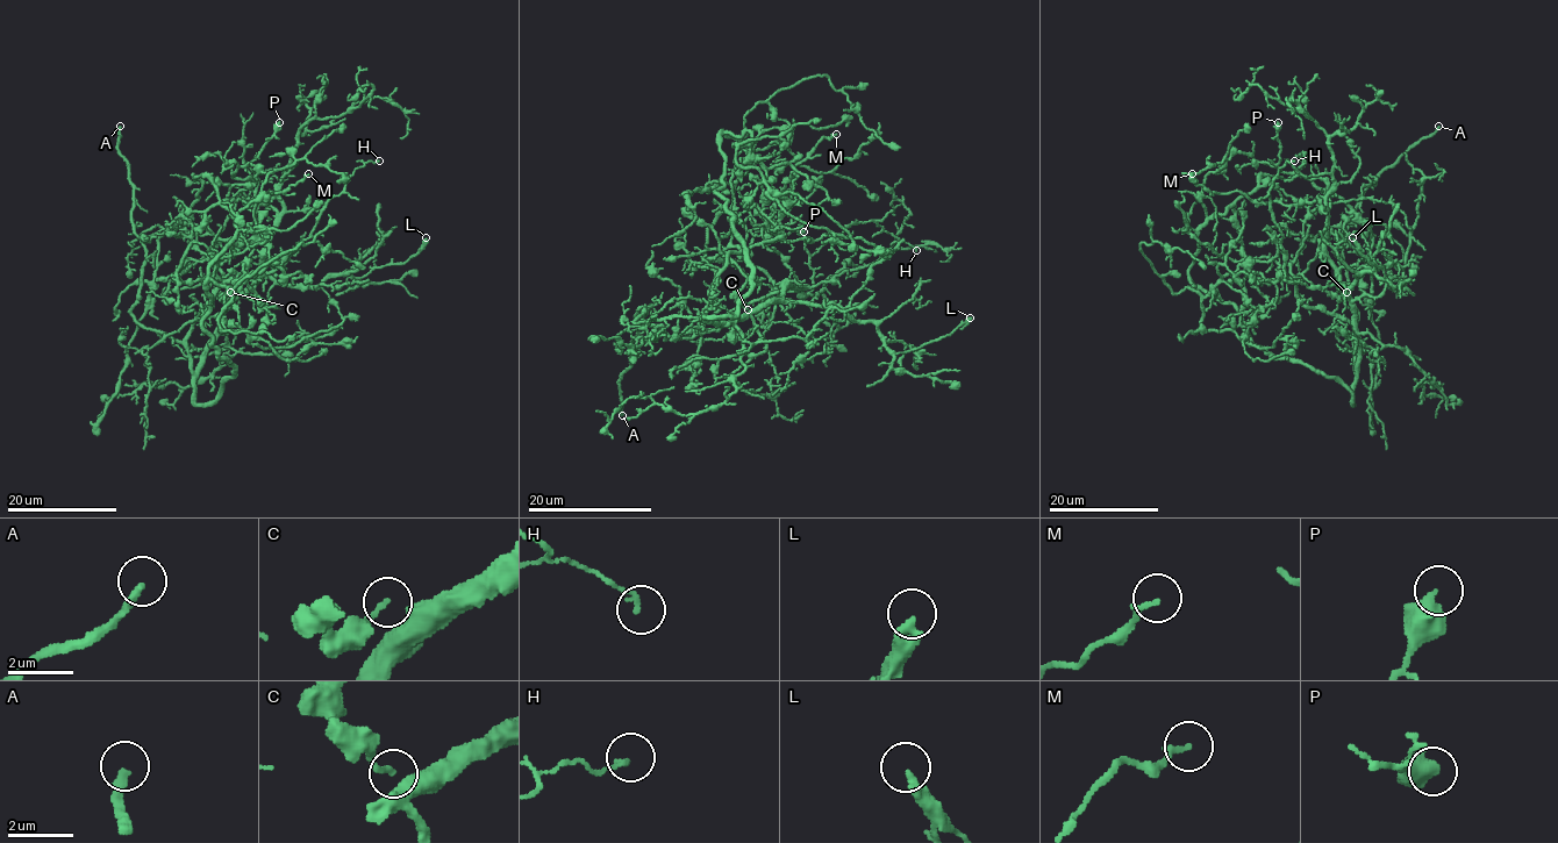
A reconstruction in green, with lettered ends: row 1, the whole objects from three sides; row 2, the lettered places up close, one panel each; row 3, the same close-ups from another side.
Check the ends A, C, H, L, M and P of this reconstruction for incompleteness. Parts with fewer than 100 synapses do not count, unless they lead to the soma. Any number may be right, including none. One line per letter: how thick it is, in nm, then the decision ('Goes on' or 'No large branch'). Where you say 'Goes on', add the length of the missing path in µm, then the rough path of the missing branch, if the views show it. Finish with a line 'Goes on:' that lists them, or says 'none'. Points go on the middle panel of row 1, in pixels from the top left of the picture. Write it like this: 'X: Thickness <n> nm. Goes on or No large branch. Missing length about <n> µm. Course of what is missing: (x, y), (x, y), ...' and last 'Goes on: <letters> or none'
A: Thickness 260 nm. Goes on. Missing length about 35 µm. Course of what is missing: (622, 415), (627, 449), (636, 472), (619, 491), (604, 476), (608, 407), (614, 401)
C: Thickness 140 nm. No large branch
H: Thickness 140 nm. No large branch
L: Thickness 320 nm. No large branch
M: Thickness 190 nm. No large branch
P: Thickness 500 nm. No large branch
Goes on: A

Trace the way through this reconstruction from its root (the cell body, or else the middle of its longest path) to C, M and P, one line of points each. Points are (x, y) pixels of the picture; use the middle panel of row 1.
C: (710, 286), (707, 228), (735, 185), (722, 180), (694, 190), (687, 208), (745, 278), (736, 300), (748, 309)
M: (710, 286), (699, 323), (678, 336), (807, 286), (764, 244), (762, 226), (790, 190), (793, 170), (836, 134)
P: (710, 286), (699, 323), (678, 336), (799, 290), (778, 291), (749, 251), (757, 231), (803, 231)

